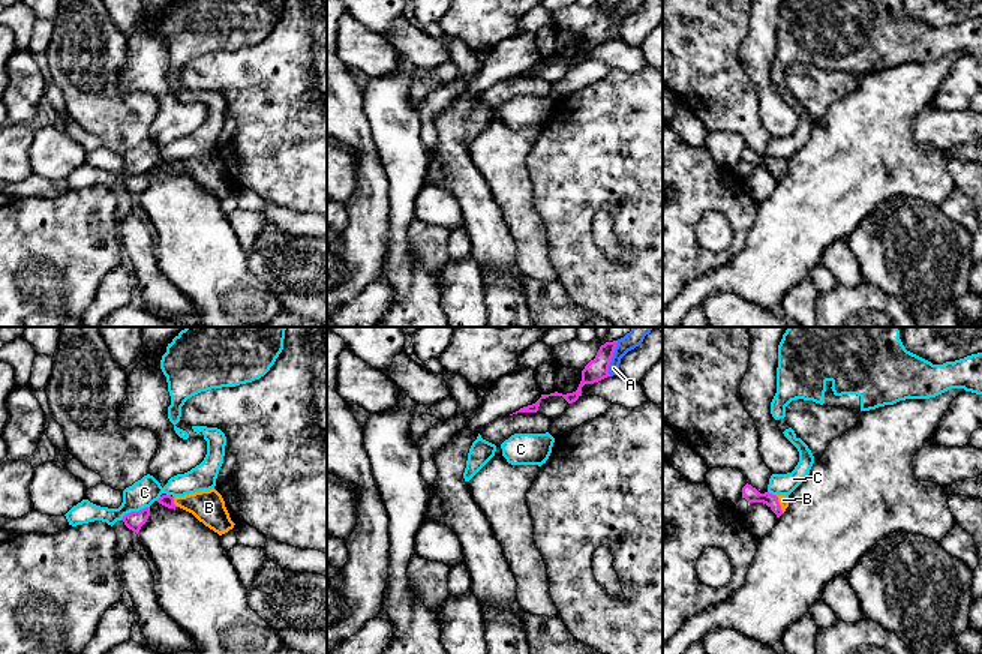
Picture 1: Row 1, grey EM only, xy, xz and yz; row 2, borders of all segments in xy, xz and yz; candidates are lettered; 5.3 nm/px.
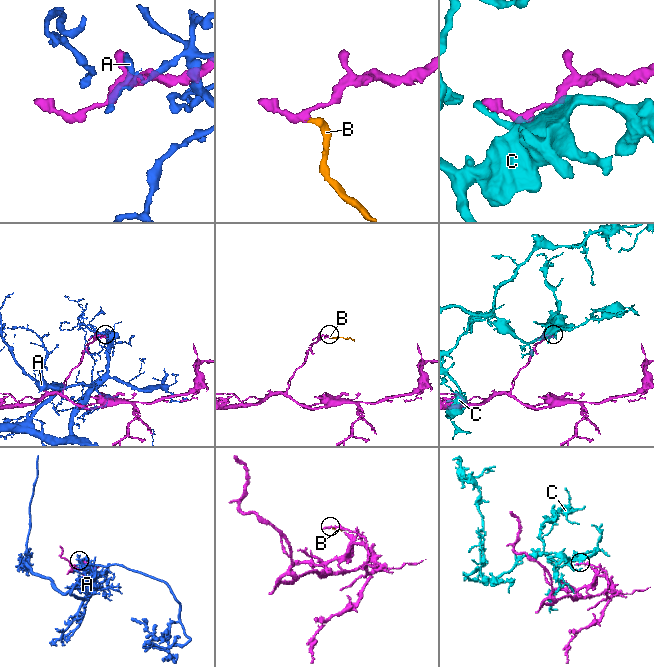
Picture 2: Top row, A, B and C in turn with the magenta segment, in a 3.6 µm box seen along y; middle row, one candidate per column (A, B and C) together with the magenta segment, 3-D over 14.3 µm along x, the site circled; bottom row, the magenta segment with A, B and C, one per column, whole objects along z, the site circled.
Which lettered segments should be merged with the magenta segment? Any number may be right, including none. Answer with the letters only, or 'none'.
B

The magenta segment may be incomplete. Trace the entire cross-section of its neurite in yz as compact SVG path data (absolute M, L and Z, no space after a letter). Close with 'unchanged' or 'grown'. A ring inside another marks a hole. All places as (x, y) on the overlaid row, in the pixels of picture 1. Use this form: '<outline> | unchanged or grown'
M751 484L742 488L742 498L748 502L763 502L780 518L789 507L789 496L786 495L772 495L769 492L760 494Z | grown

